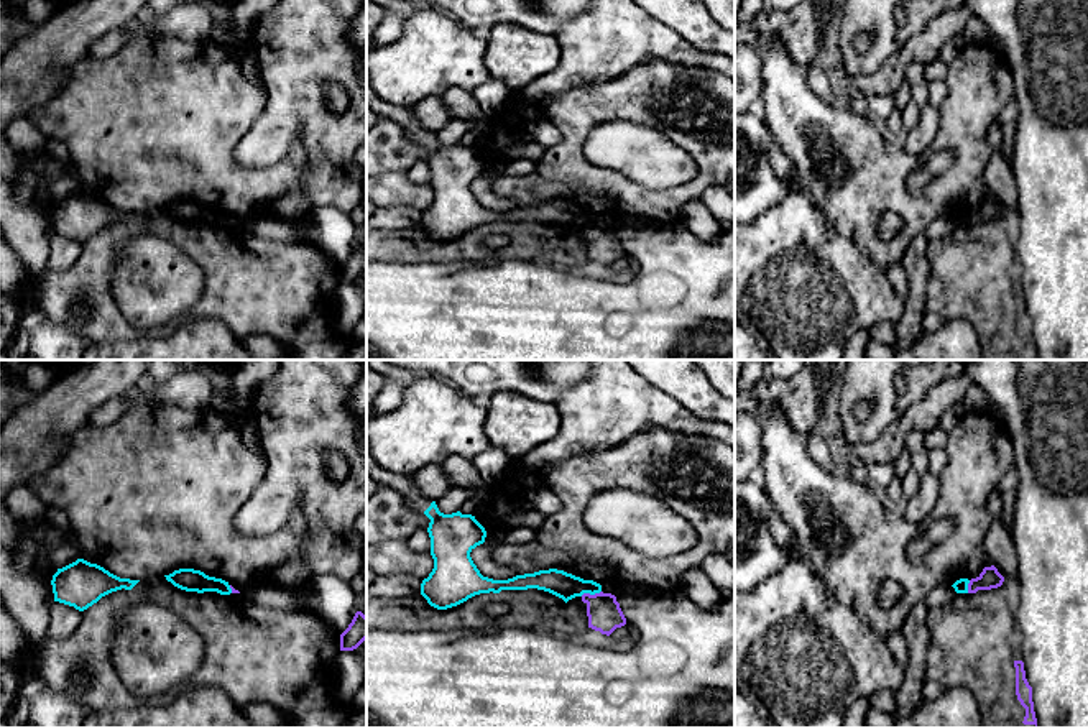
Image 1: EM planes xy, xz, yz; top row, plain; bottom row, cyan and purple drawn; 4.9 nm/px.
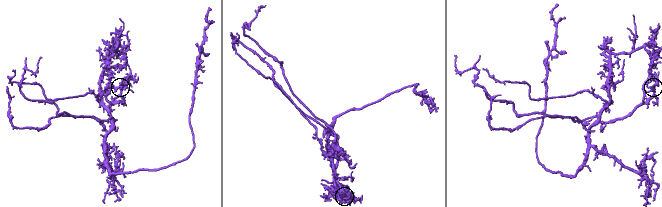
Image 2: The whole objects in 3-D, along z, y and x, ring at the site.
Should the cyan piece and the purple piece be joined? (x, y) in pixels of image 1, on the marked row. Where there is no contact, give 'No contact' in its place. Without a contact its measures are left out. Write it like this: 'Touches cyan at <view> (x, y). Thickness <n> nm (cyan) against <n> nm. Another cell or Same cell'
Touches cyan at xz (590, 594). Thickness 130 nm (cyan) against 170 nm. Another cell

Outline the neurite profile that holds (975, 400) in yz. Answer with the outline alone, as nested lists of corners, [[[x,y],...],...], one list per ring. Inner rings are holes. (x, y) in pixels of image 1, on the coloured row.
[[[970,385],[966,394],[961,399],[965,412],[991,412],[991,403],[978,385]]]

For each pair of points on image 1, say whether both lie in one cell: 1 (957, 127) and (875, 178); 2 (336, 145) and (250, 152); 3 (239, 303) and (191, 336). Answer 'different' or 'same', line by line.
1: same
2: same
3: different

